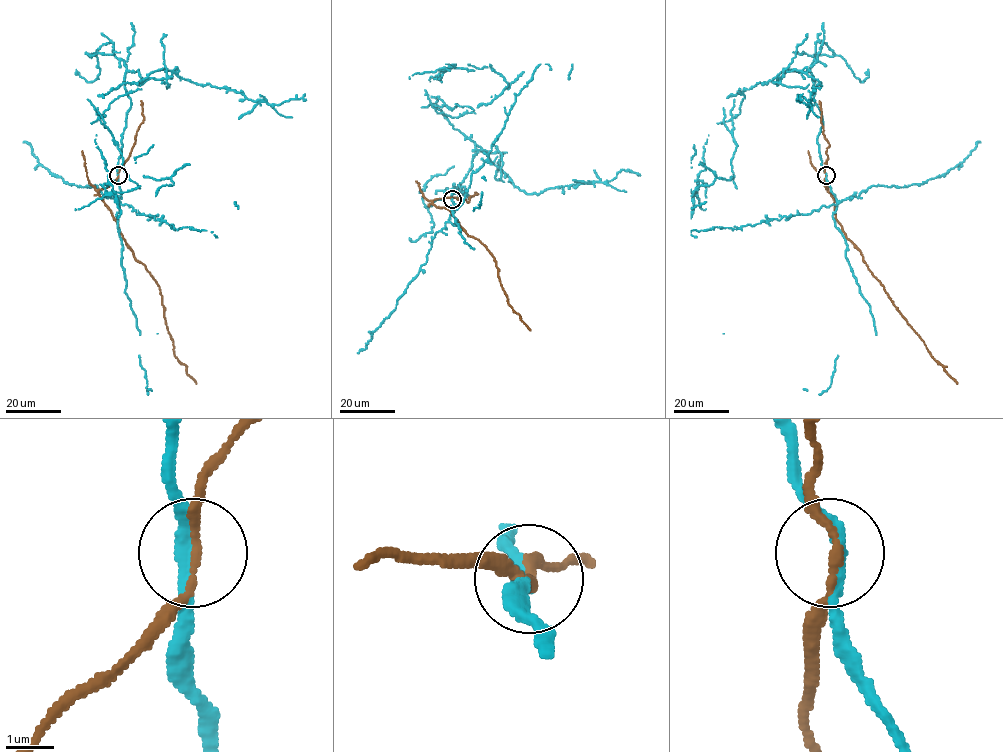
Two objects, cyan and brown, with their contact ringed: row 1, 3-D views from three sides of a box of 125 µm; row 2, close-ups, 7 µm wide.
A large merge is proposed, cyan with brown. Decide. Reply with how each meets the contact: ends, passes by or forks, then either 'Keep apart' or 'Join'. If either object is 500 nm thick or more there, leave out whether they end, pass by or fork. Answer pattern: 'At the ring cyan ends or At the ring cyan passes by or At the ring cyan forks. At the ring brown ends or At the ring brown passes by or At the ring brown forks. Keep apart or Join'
At the ring cyan passes by. At the ring brown passes by. Keep apart

